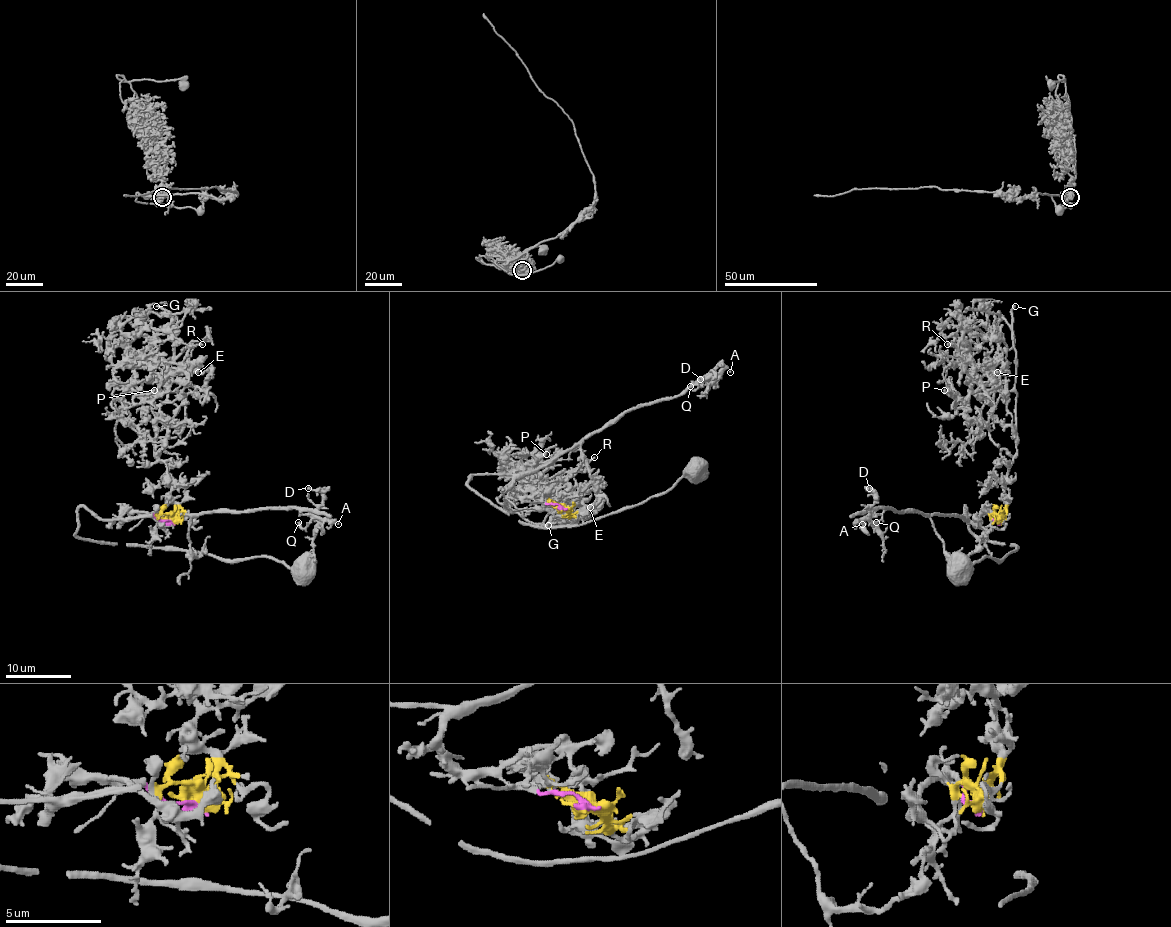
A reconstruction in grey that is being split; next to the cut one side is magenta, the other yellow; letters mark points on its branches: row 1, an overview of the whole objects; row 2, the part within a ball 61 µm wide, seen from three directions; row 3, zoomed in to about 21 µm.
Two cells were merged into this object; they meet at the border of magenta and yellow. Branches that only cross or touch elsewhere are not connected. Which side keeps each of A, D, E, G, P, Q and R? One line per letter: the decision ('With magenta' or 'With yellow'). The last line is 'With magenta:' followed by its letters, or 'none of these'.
A: With magenta
D: With magenta
E: With yellow
G: With yellow
P: With yellow
Q: With magenta
R: With yellow
With magenta: A, D, Q

